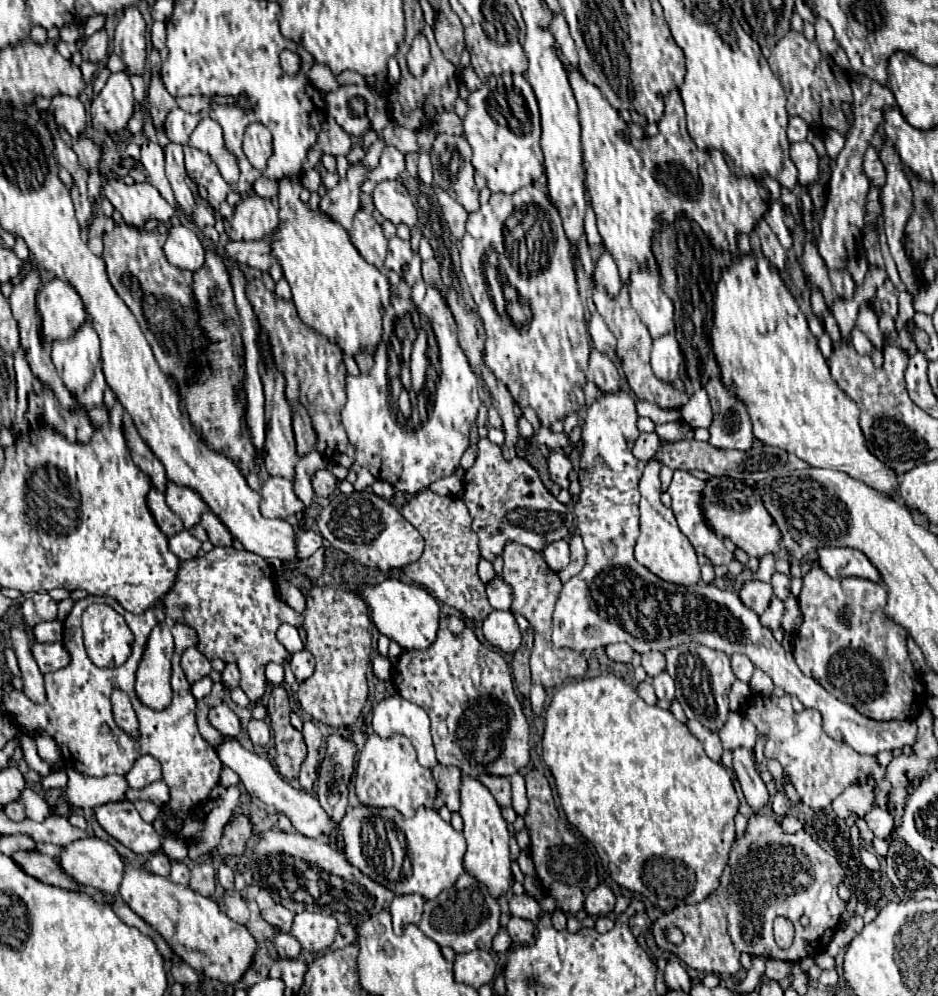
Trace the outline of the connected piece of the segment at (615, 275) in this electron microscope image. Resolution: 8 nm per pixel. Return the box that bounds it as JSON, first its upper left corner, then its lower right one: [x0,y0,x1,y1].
[595,253,622,296]

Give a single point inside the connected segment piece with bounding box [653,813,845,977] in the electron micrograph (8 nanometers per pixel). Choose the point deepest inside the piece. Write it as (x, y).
(770, 873)

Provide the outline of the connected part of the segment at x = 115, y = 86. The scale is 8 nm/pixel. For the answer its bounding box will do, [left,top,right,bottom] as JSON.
[91,73,133,135]

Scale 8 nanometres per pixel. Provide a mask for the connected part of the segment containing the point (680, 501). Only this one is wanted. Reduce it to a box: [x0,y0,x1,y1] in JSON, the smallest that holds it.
[667,469,735,565]

